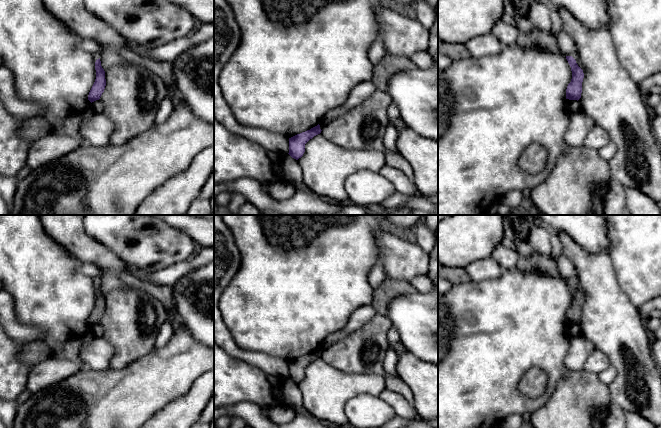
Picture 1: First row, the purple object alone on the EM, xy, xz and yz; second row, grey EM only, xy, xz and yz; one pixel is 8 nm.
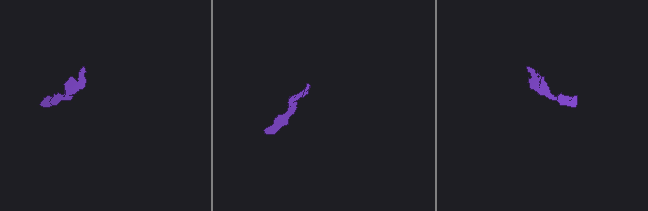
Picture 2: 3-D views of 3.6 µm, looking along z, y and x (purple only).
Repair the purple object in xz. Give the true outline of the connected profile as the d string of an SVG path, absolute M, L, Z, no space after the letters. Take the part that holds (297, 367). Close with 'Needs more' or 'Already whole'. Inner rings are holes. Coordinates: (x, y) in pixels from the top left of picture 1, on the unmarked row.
M320 349L311 352L305 356L297 358L289 362L289 379L298 384L305 376L305 368L312 363L314 360L321 357Z. Already whole

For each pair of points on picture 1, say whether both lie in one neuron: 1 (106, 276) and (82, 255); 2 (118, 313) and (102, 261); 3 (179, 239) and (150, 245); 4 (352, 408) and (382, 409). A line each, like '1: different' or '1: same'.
1: same
2: different
3: same
4: same

